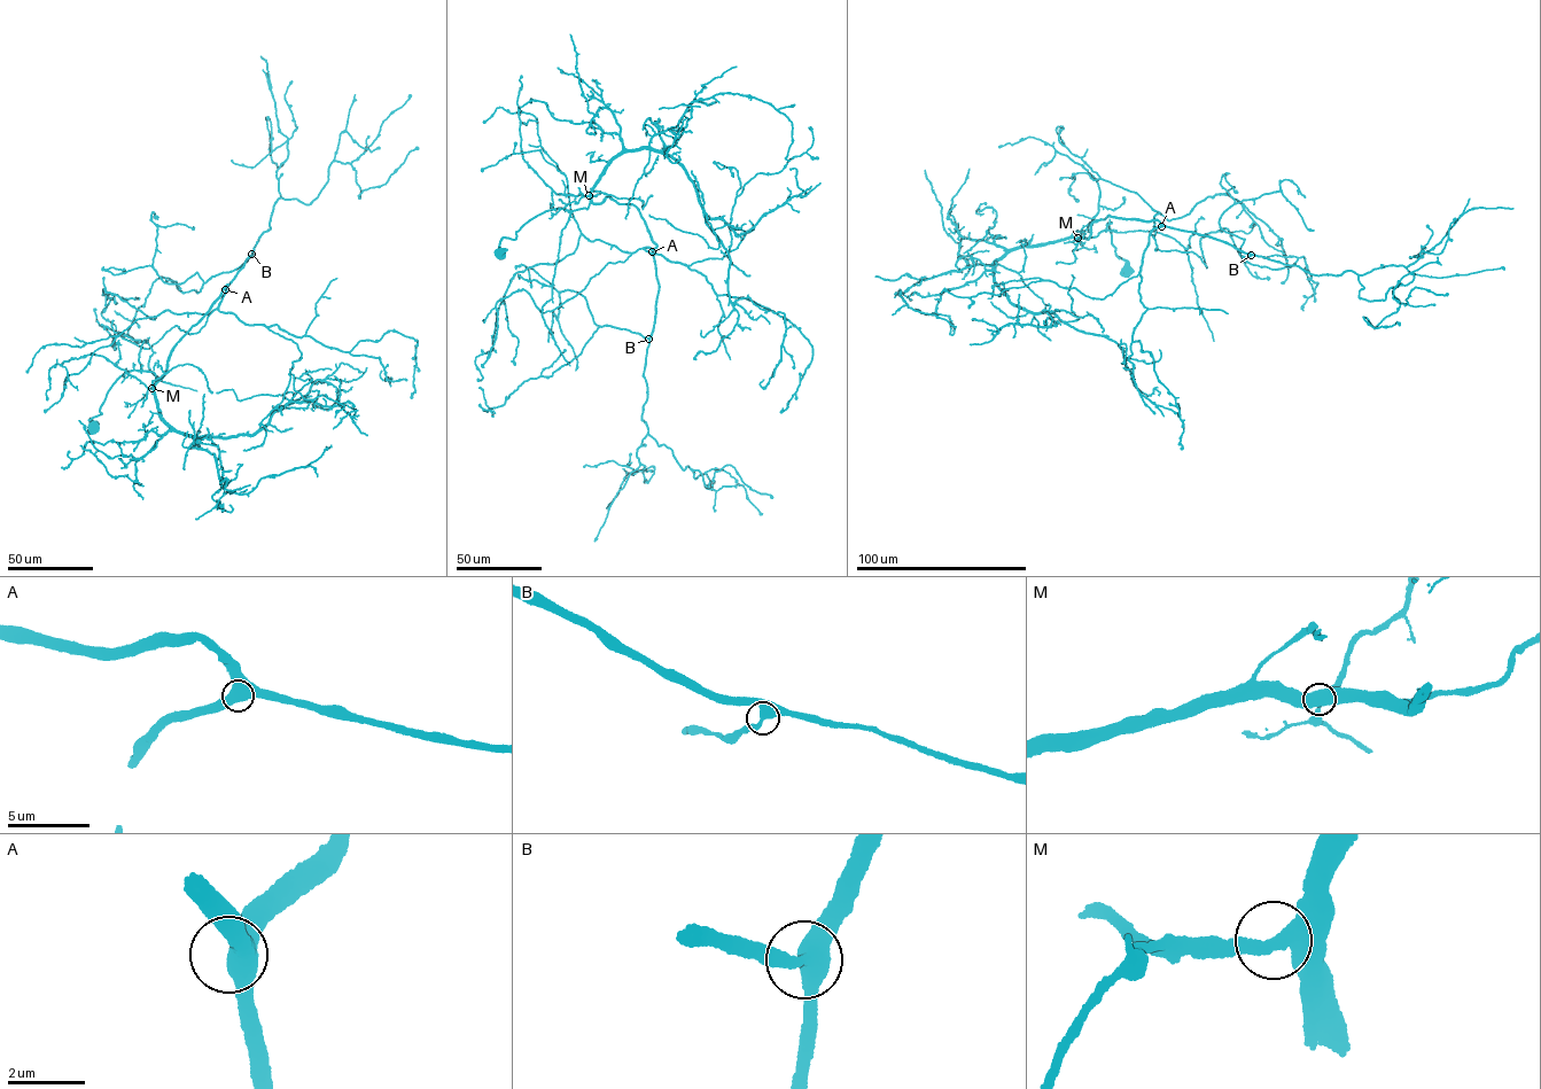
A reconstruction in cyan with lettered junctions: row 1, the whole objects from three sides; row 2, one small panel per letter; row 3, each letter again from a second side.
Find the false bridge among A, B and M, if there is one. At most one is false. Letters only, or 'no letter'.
no letter

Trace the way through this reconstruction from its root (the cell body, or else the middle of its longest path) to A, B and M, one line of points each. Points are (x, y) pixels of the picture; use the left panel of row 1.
A: (93, 425), (88, 420), (101, 413), (107, 391), (127, 371), (161, 379), (176, 344), (225, 289)
B: (93, 425), (88, 420), (101, 413), (107, 391), (127, 371), (161, 379), (176, 344), (251, 254)
M: (93, 425), (88, 420), (101, 413), (99, 409), (107, 391), (127, 371), (153, 372), (155, 382), (152, 388)

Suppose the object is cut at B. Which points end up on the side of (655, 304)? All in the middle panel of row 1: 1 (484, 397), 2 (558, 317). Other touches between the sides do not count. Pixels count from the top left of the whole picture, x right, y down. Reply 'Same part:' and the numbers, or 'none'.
Same part: none

